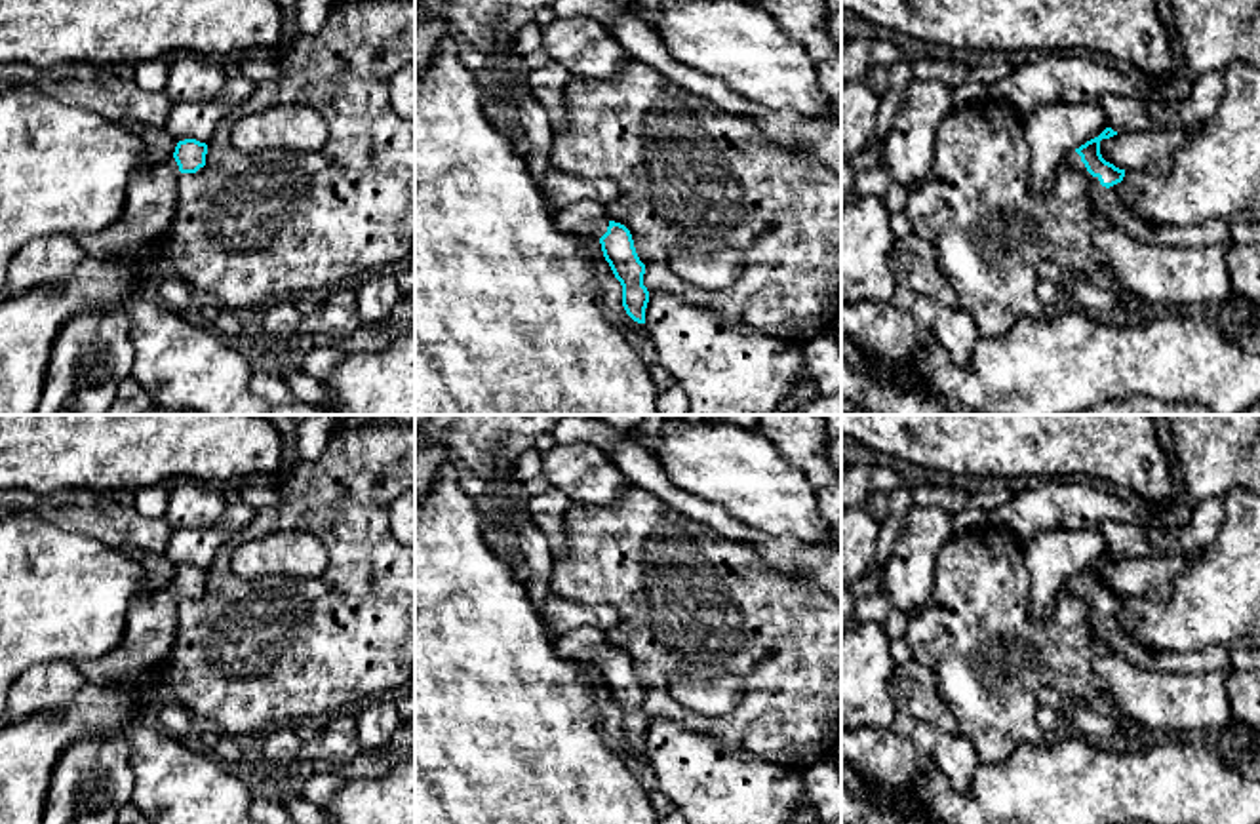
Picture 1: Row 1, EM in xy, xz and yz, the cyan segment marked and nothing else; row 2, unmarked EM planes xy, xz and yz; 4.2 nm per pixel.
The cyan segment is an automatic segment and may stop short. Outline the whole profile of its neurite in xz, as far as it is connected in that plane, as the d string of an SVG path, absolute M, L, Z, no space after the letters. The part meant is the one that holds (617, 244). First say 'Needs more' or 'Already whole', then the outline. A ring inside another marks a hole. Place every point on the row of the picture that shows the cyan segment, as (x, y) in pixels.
Needs more. M579 202L554 215L561 232L588 236L601 244L605 261L622 285L622 306L626 314L645 324L649 291L643 285L645 265L640 261L630 230L607 219L607 211L598 202Z

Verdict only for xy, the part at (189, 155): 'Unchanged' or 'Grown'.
Grown

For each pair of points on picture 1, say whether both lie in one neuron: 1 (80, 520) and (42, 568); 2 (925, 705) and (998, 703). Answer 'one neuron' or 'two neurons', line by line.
1: two neurons
2: two neurons

